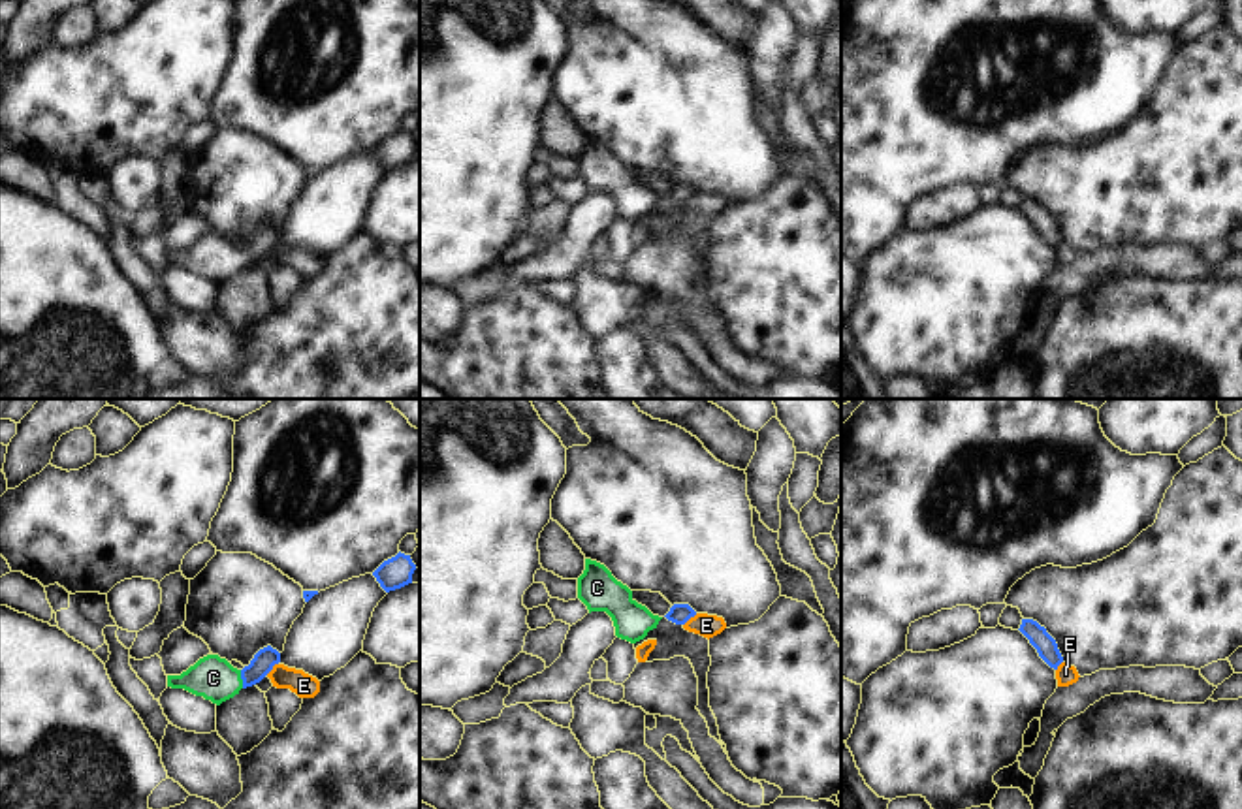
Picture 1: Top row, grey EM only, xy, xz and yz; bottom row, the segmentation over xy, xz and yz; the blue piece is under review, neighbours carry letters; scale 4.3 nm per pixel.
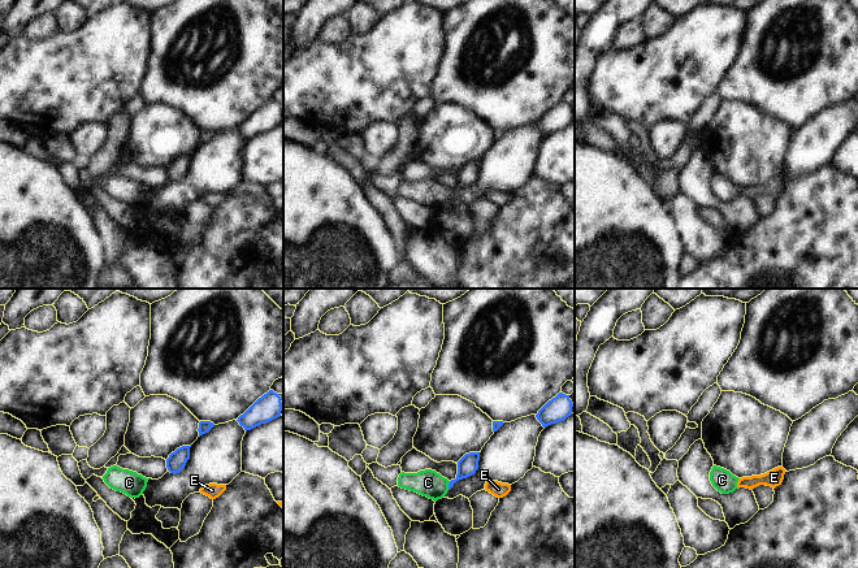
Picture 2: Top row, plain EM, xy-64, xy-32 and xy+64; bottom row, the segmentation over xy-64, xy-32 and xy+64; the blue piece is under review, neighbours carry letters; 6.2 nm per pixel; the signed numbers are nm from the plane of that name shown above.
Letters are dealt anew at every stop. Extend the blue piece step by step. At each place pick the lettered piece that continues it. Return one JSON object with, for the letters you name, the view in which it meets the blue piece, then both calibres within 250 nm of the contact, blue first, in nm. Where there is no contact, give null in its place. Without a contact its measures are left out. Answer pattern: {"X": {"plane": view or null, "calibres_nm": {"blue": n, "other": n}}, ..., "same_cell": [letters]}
{"C": {"plane": "xy", "calibres_nm": {"blue": 90, "other": 190}}, "same_cell": ["C"]}

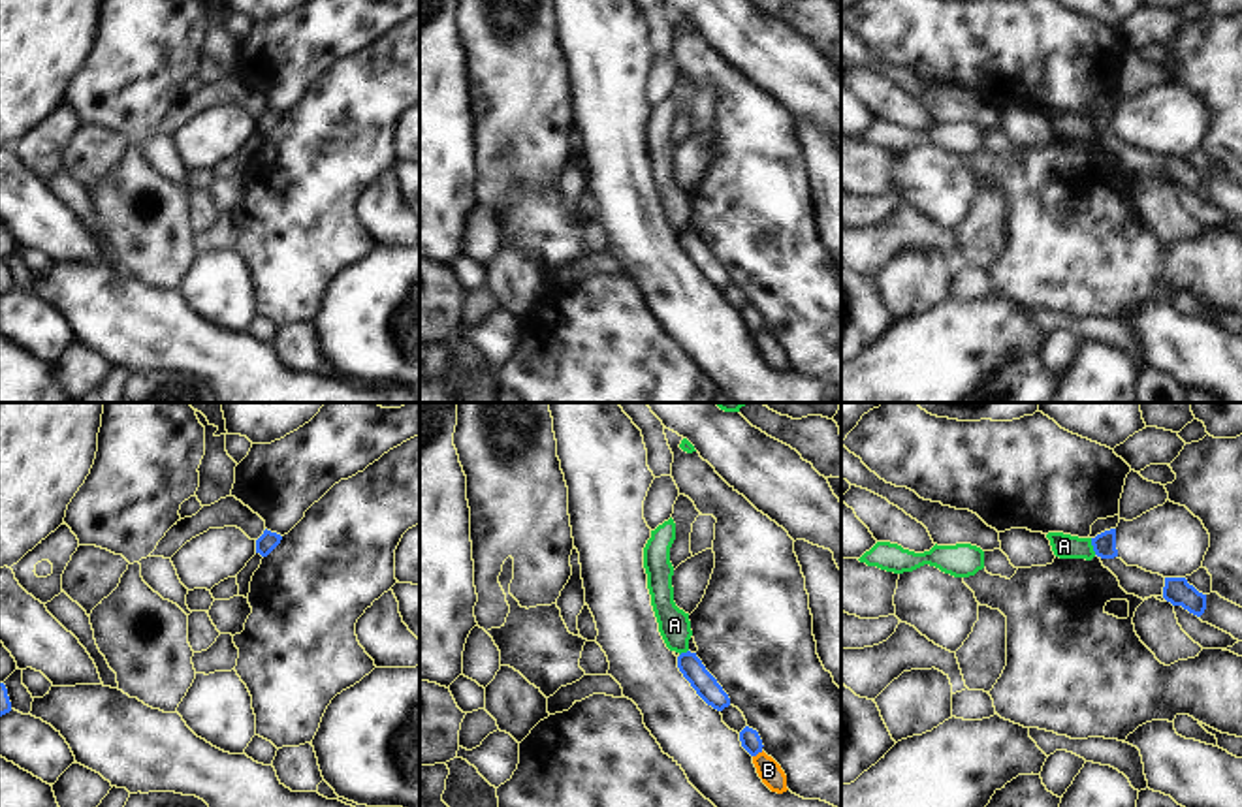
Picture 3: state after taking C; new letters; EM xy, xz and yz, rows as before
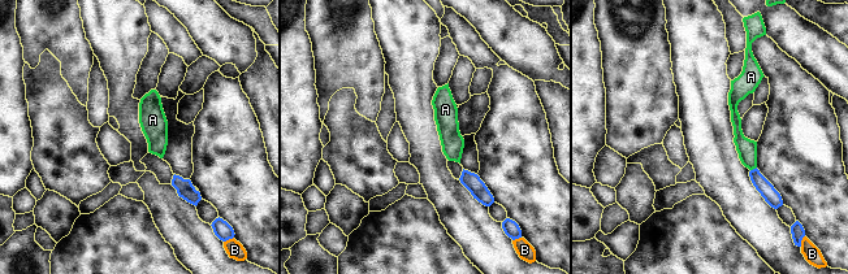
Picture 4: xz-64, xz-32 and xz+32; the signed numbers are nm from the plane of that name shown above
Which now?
{"same_cell": []}

